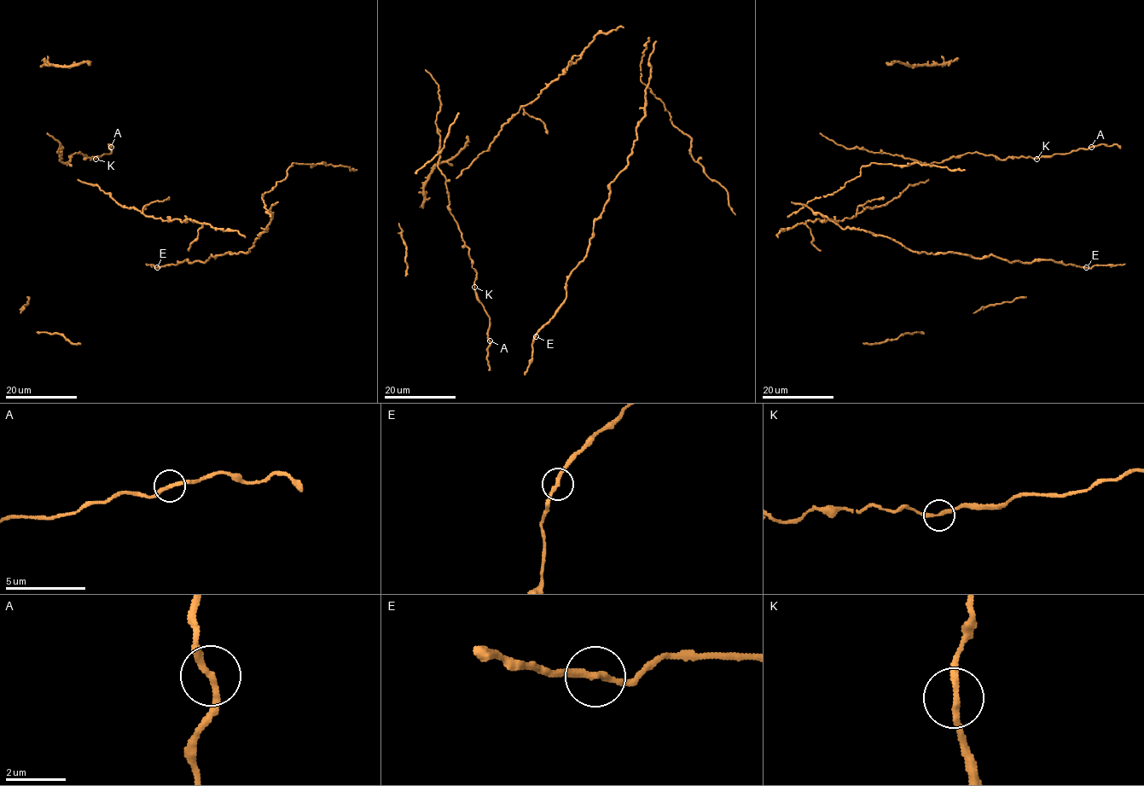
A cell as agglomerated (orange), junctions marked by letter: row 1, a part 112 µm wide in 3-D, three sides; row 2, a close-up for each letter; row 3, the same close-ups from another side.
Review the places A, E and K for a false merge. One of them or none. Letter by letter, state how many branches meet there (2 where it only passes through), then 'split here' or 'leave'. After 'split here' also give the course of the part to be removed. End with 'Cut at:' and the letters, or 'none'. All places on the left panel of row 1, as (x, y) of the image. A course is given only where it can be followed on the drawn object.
A: 2 | leave
E: 2 | leave
K: 2 | leave
Cut at: none

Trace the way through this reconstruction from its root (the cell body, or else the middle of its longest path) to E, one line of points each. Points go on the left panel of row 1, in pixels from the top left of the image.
E: (265, 205), (270, 205), (271, 219), (249, 252), (157, 268)

